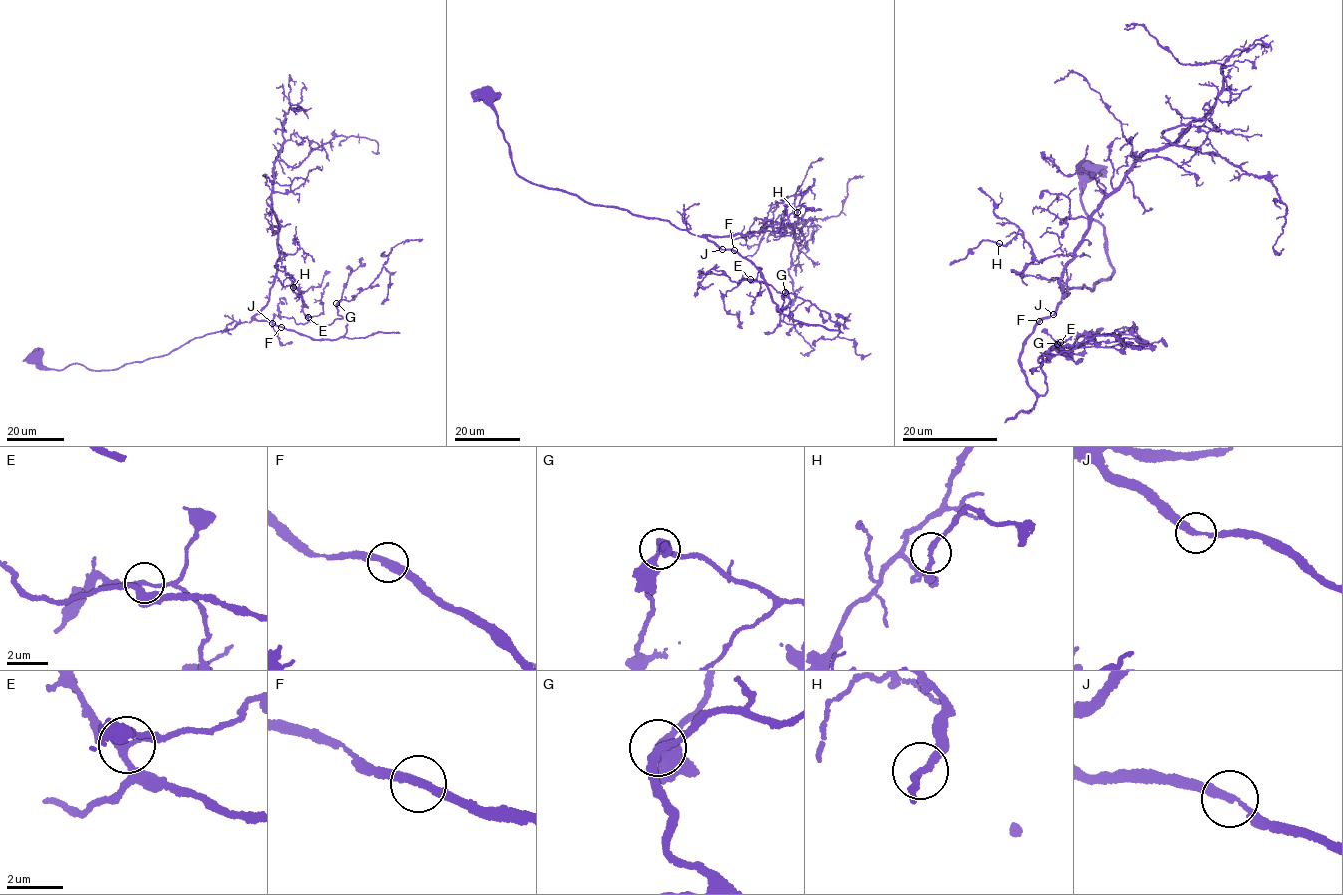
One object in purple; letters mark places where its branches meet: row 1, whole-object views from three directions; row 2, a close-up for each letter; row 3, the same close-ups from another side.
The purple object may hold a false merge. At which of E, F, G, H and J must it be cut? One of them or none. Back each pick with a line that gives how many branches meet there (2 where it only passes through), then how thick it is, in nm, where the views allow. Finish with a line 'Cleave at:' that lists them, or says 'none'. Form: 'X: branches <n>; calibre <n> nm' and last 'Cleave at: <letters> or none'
Cleave at: none

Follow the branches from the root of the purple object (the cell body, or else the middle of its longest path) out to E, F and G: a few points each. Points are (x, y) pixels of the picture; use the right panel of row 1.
E: (1087, 171), (1082, 203), (1113, 270), (1068, 290), (1023, 340), (1043, 396), (1038, 359), (1060, 342)
F: (1087, 171), (1082, 203), (1102, 224), (1112, 272), (1091, 291), (1068, 290), (1039, 321)
G: (1087, 171), (1082, 203), (1113, 270), (1068, 290), (1023, 340), (1043, 396), (1057, 344)

